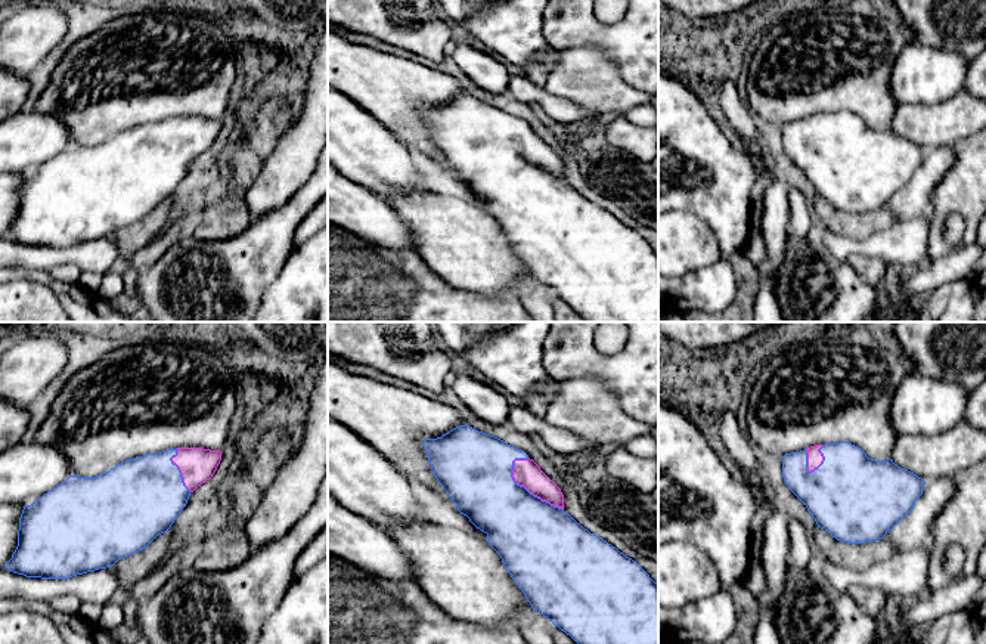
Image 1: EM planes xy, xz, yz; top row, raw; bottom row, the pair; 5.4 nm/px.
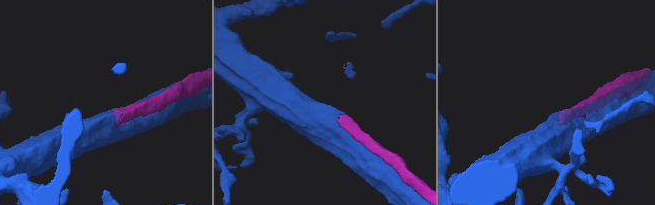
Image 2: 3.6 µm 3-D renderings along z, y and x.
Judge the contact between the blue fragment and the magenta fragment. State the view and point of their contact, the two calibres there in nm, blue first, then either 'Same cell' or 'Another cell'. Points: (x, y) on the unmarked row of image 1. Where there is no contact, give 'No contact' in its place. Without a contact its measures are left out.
Touches blue at xz (526, 158). Thickness 400 nm (blue) against 150 nm. Same cell

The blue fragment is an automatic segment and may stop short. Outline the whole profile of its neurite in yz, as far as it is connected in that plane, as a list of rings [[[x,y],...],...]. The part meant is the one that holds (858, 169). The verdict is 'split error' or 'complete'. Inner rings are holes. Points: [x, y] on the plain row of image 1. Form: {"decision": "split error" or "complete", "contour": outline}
{"decision": "split error", "contour": [[[849,112],[815,114],[781,127],[782,146],[790,160],[806,174],[818,196],[849,213],[883,208],[914,177],[925,151],[897,136],[893,129],[875,130]]]}

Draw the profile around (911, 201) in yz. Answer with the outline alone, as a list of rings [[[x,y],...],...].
[[[954,146],[925,151],[923,164],[914,173],[912,180],[884,205],[892,213],[894,222],[924,214],[936,185],[954,164]]]

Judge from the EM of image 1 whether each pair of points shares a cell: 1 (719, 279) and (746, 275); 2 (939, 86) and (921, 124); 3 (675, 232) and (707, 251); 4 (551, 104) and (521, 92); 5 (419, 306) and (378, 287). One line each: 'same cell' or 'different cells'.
1: different cells
2: different cells
3: same cell
4: same cell
5: same cell

